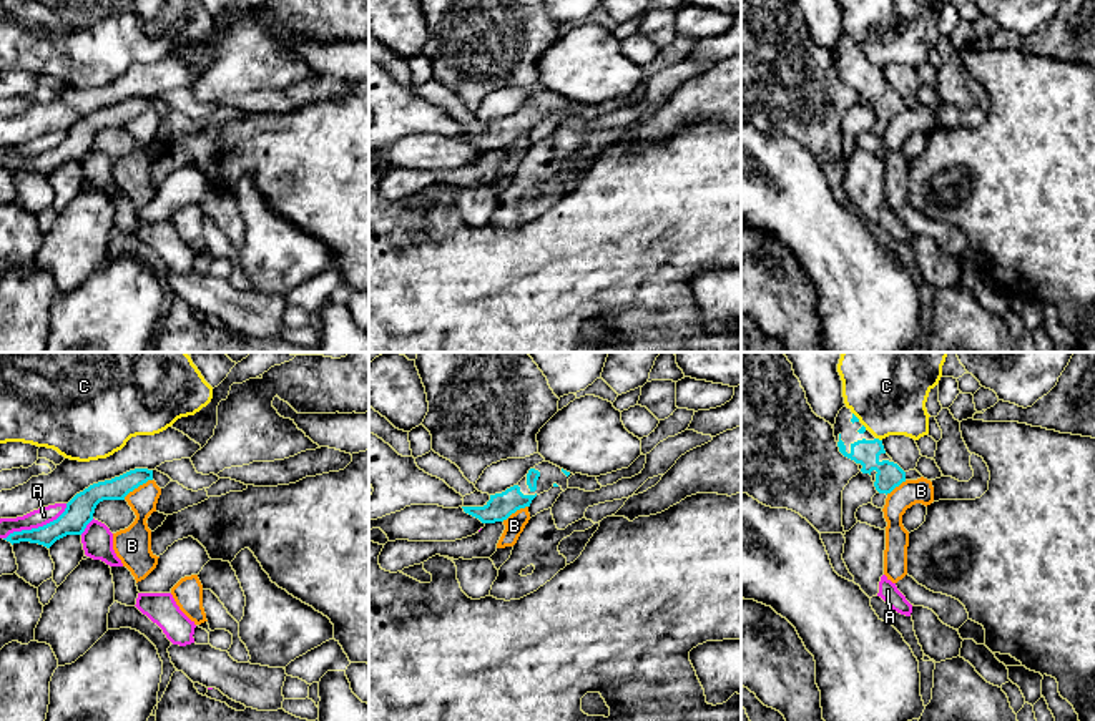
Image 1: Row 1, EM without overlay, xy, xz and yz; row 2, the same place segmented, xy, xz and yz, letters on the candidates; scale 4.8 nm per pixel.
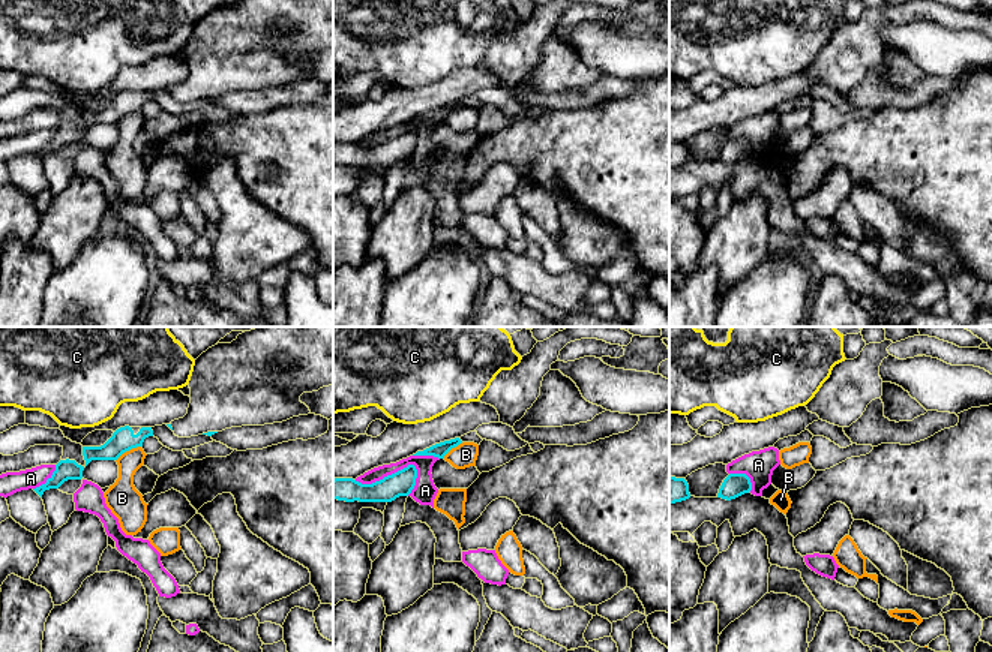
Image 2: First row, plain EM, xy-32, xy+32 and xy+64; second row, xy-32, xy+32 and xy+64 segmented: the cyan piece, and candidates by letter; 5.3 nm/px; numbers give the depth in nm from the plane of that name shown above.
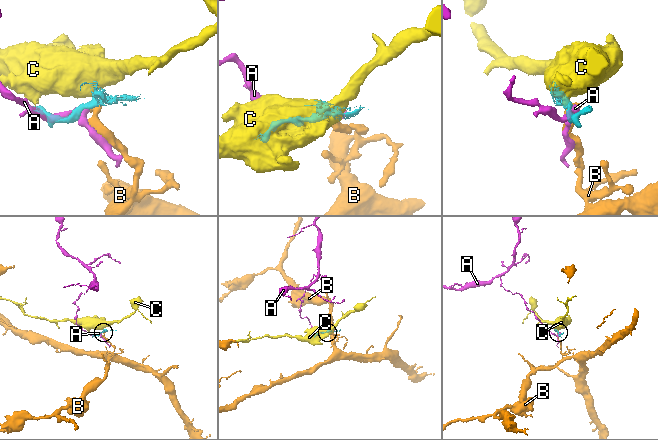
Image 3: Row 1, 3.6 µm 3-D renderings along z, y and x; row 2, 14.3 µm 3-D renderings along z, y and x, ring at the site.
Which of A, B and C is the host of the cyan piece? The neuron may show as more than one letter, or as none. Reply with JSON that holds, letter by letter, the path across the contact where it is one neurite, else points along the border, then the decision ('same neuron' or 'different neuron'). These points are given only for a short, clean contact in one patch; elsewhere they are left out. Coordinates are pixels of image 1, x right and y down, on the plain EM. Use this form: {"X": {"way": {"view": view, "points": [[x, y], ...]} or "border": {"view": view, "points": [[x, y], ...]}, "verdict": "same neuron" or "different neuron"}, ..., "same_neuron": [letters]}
{"A": {"verdict": "different neuron"}, "B": {"border": {"view": "xy", "points": [[152, 107], [135, 115], [123, 127]]}, "verdict": "different neuron"}, "C": {"border": {"view": "yz", "points": [[876, 65], [881, 68]]}, "verdict": "different neuron"}, "same_neuron": []}

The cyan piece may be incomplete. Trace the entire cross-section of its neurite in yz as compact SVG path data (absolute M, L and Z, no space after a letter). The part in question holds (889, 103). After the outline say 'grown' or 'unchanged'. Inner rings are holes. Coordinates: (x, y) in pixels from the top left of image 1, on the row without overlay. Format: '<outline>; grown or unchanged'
M842 35L836 45L834 65L839 80L854 88L862 101L872 105L879 121L891 121L906 110L906 100L886 81L882 68L876 66L851 40Z; grown

